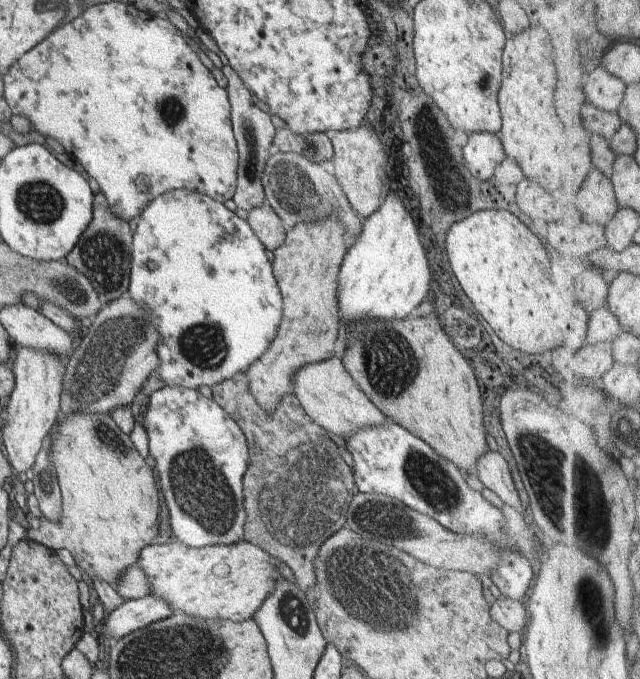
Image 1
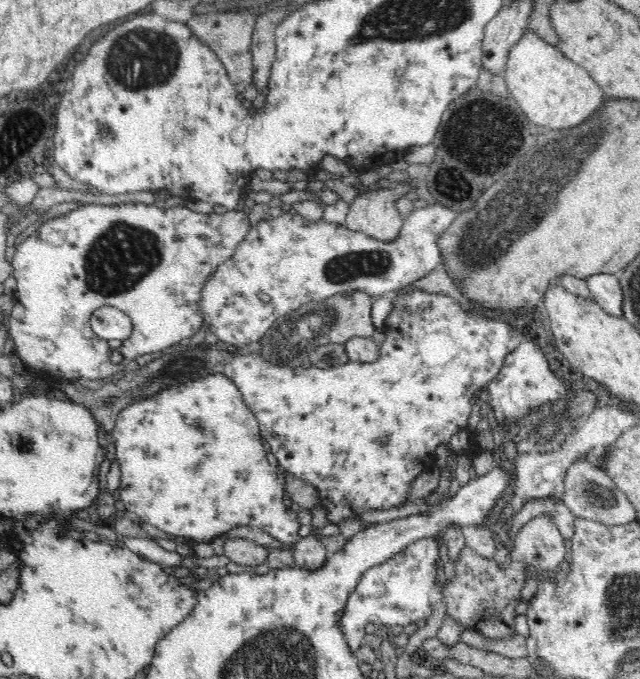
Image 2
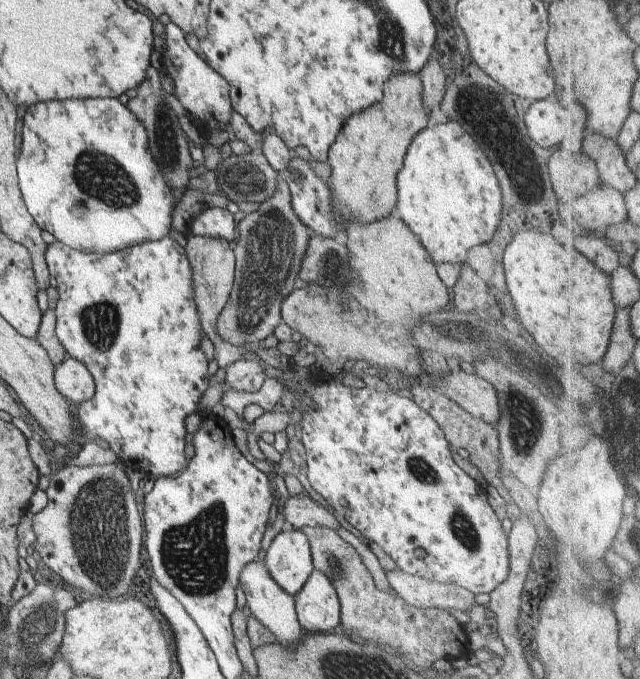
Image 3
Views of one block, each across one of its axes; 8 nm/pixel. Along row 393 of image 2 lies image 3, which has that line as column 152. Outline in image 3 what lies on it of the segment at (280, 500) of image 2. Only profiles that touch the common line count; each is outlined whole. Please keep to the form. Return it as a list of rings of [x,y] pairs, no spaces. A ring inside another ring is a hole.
[[[88,98],[88,100],[54,100],[40,101],[30,105],[24,116],[22,126],[22,146],[20,156],[16,162],[17,178],[22,199],[28,213],[34,218],[36,225],[42,231],[48,231],[57,241],[64,245],[88,253],[114,253],[147,241],[158,241],[170,234],[171,215],[178,197],[170,191],[168,184],[162,177],[154,158],[149,152],[149,140],[142,122],[132,112],[121,104],[117,98]],[[106,198],[122,198],[120,202],[108,202]]]

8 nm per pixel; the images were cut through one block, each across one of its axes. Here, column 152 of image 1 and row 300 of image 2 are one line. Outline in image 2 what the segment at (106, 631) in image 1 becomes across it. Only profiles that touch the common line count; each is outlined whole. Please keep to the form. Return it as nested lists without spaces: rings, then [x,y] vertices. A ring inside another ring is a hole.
[[[598,274],[586,279],[591,298],[611,316],[624,317],[623,293],[617,275]]]

